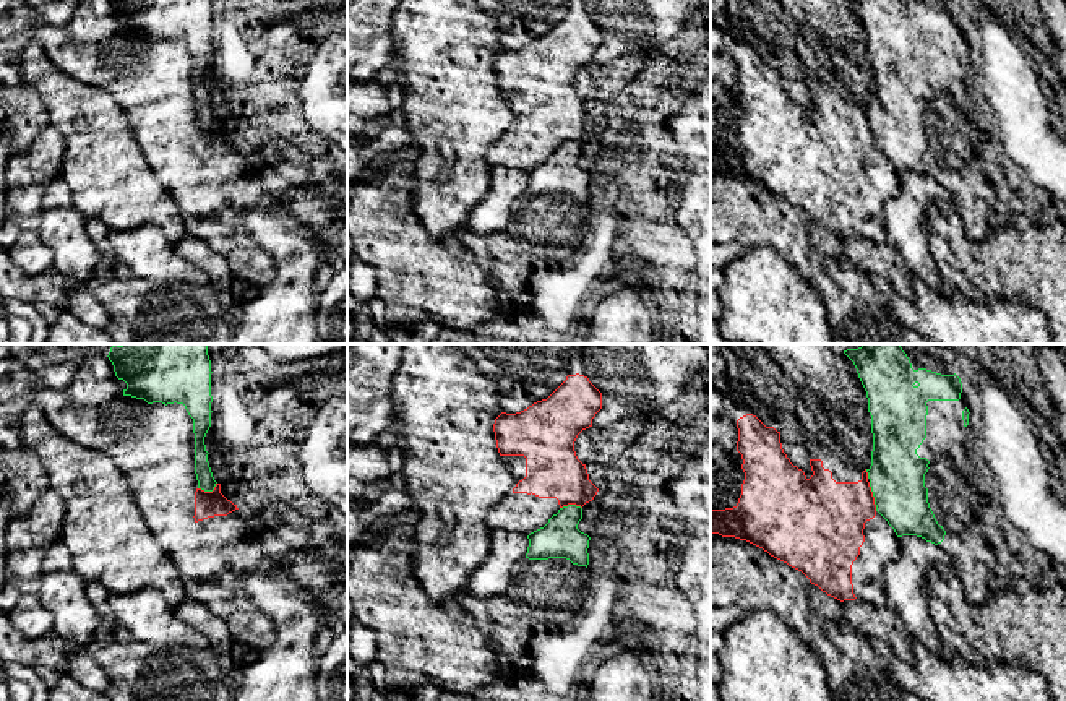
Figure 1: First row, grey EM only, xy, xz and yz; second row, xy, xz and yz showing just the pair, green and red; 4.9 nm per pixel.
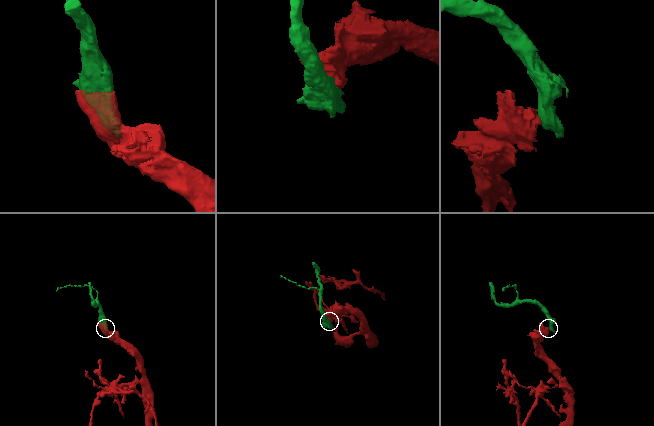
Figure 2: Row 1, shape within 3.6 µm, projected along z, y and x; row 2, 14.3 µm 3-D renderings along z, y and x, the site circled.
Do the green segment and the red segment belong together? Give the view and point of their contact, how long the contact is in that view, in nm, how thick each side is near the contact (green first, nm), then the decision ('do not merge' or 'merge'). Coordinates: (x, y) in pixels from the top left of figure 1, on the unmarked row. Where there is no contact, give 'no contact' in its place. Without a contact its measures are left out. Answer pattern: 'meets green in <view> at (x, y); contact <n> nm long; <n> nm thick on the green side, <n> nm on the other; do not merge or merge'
meets green in yz at (873, 132); contact 150 nm long; 280 nm thick on the green side, 360 nm on the other; do not merge

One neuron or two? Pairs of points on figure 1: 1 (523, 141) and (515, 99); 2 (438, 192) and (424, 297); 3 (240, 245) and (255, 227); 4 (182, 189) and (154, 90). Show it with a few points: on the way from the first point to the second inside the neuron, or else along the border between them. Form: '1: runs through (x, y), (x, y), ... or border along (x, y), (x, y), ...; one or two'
1: runs through (523, 132), (523, 109); one
2: border along (411, 202), (421, 223), (440, 240); two
3: border along (240, 210), (245, 232), (271, 257), (273, 265); two
4: runs through (182, 164), (182, 153), (174, 145), (163, 114); one

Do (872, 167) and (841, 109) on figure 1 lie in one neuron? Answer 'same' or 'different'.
same

